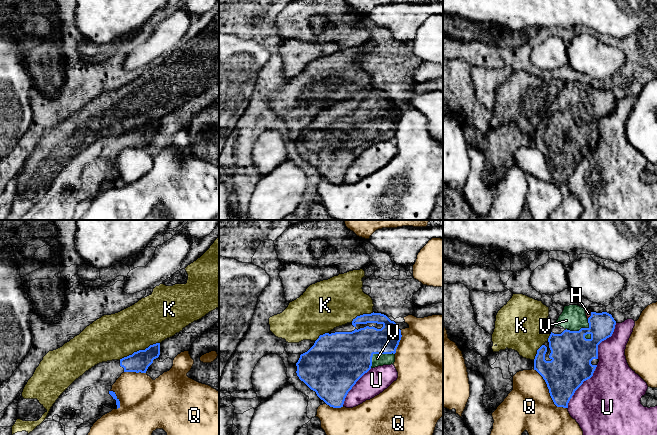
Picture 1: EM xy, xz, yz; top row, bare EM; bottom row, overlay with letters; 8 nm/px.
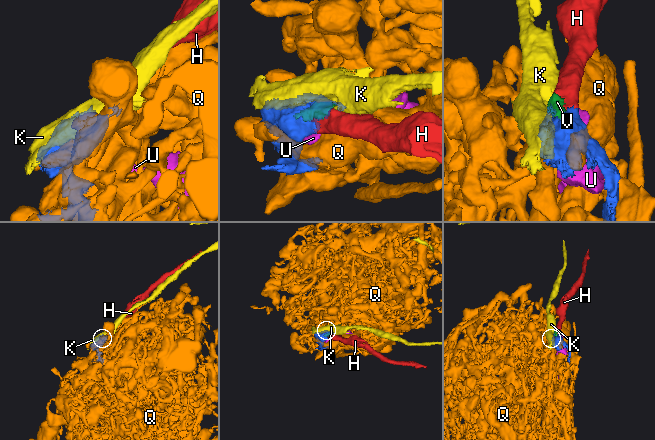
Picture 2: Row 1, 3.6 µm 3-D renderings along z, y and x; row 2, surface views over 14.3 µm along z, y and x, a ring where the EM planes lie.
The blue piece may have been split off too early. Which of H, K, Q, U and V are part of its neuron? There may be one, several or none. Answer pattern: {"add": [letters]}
{"add": ["H", "V"]}

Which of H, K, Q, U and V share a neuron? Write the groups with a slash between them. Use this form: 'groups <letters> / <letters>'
groups H V / K / Q / U

